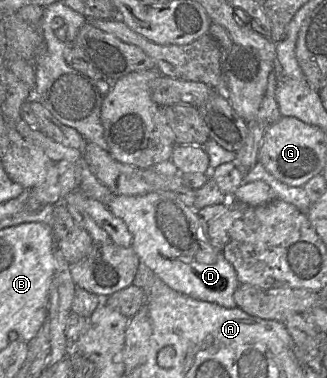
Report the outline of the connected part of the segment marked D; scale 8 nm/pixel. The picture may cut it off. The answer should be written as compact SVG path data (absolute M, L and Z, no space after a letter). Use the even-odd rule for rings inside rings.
M173 191L145 195L116 195L107 204L132 234L132 248L141 263L173 290L225 308L237 307L234 293L240 286L233 266L211 246L199 228L196 210L185 206Z

